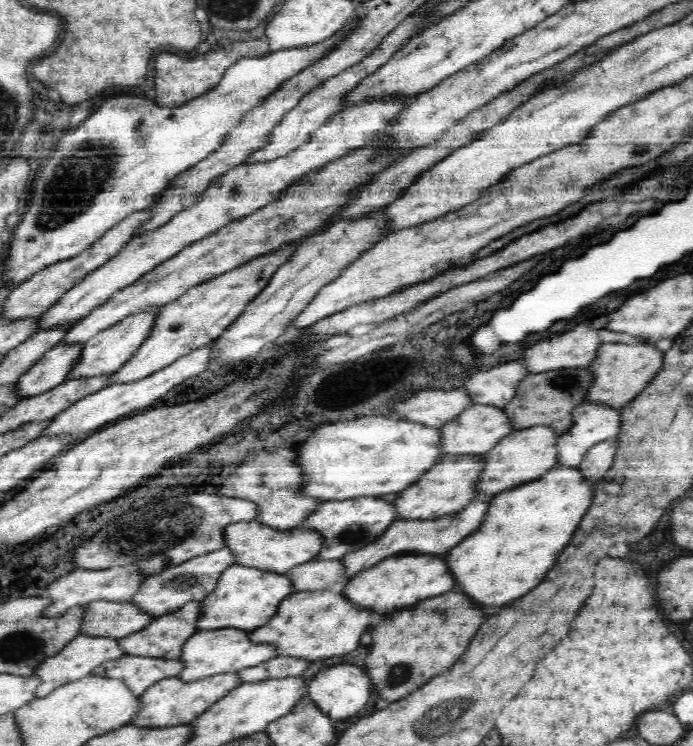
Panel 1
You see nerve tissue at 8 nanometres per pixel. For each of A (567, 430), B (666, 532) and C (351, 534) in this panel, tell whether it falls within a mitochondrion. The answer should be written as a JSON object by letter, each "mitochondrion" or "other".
{"A":"other","B":"other","C":"mitochondrion"}

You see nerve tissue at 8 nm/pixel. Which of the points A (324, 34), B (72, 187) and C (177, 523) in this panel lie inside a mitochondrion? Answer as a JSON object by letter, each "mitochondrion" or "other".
{"A":"other","B":"mitochondrion","C":"mitochondrion"}

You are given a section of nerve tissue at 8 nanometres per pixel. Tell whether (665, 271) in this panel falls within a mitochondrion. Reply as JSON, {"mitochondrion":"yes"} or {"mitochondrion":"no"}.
{"mitochondrion":"no"}

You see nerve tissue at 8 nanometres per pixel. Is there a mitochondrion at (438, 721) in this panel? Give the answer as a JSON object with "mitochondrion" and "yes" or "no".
{"mitochondrion":"yes"}

